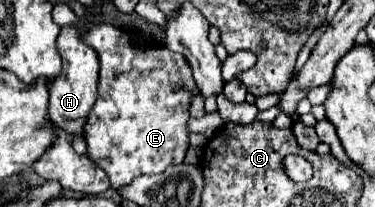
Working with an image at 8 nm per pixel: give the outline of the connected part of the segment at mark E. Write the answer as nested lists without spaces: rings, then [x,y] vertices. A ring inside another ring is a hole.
[[[105,23],[91,25],[83,33],[83,41],[91,49],[95,49],[99,57],[99,95],[85,125],[85,139],[89,147],[89,157],[109,175],[111,187],[125,187],[137,175],[157,175],[163,173],[175,161],[183,161],[185,151],[189,147],[189,99],[193,93],[199,93],[187,59],[165,47],[157,49],[159,57],[139,57],[139,49],[131,45],[131,35]],[[127,51],[135,53],[137,57],[125,57]]]

